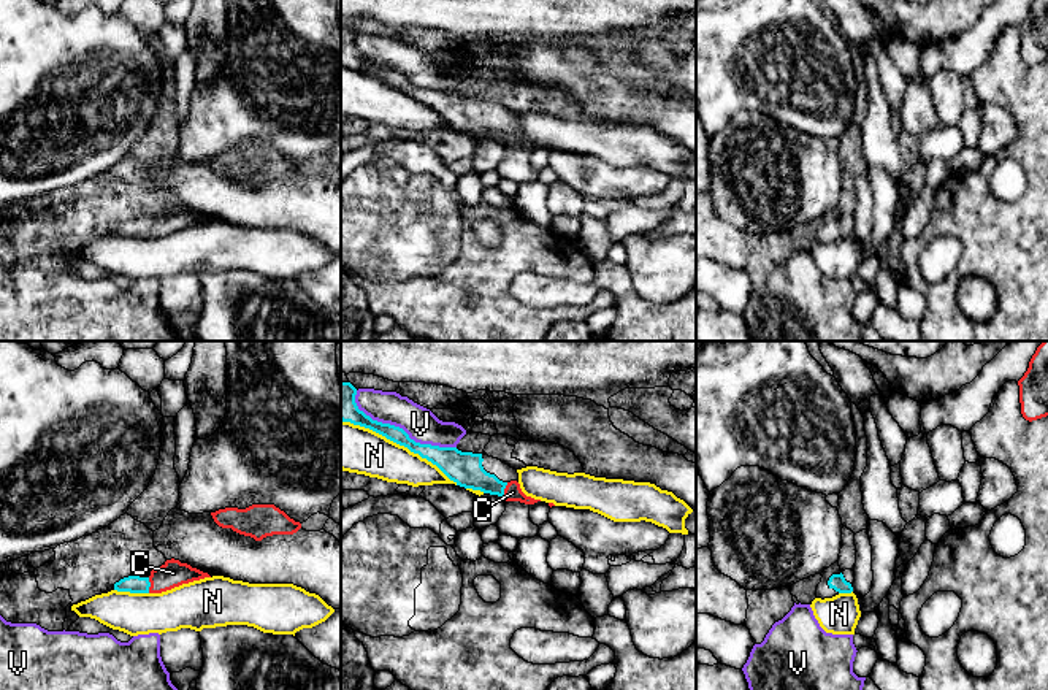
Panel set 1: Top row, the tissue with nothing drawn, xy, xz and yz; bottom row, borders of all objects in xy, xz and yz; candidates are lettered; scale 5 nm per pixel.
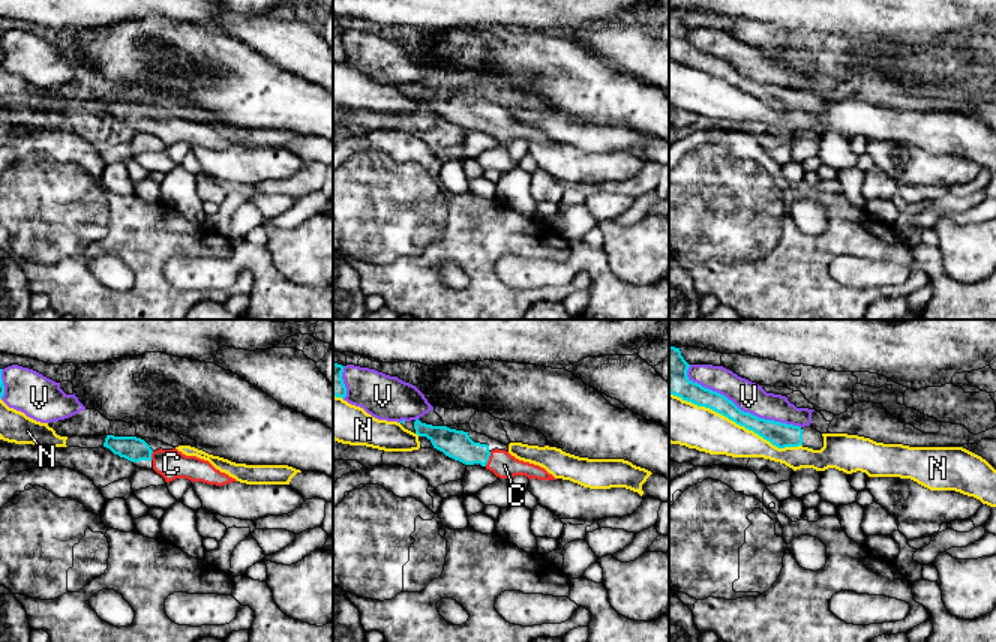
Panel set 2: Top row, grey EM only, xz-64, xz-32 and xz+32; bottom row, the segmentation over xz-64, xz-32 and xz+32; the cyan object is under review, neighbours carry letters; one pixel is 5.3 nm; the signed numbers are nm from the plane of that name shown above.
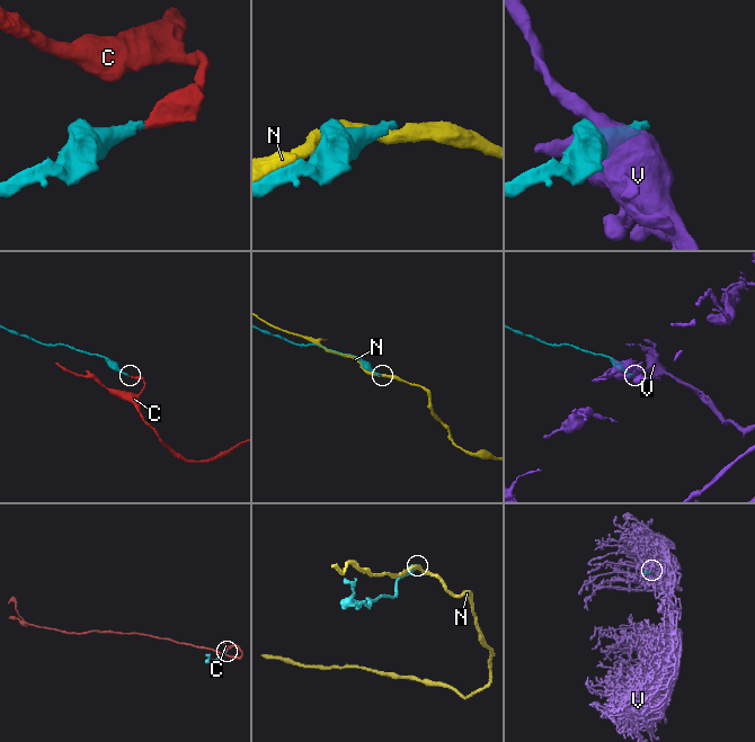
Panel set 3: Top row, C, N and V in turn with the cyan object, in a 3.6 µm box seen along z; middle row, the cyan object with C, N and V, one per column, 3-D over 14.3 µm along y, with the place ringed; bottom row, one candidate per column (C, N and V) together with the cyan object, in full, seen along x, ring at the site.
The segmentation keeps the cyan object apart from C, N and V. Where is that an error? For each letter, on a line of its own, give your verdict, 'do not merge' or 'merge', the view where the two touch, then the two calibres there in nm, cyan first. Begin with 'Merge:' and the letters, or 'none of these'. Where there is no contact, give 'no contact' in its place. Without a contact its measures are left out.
Merge: C
C: merge | xy | 90/140 nm
N: do not merge | xz | 120/240 nm
V: do not merge | xz | 100/170 nm

